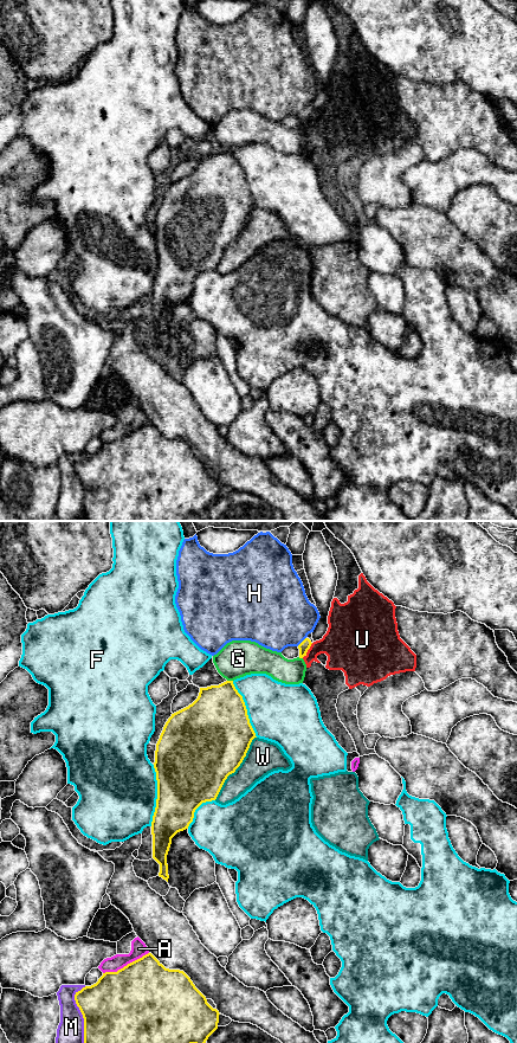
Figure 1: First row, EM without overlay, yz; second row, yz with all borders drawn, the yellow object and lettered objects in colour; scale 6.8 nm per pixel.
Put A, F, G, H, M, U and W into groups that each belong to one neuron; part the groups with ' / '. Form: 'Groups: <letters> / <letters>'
Groups: A / F / G / H / M / U / W

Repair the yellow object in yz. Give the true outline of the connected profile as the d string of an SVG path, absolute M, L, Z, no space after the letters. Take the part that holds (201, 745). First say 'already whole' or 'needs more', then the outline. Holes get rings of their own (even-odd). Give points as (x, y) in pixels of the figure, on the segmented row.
already whole; M233 681L200 688L198 698L172 714L166 722L155 751L157 799L151 835L153 858L160 864L159 876L167 882L167 855L172 838L188 829L195 810L202 803L217 799L227 777L243 762L254 738L245 702Z

